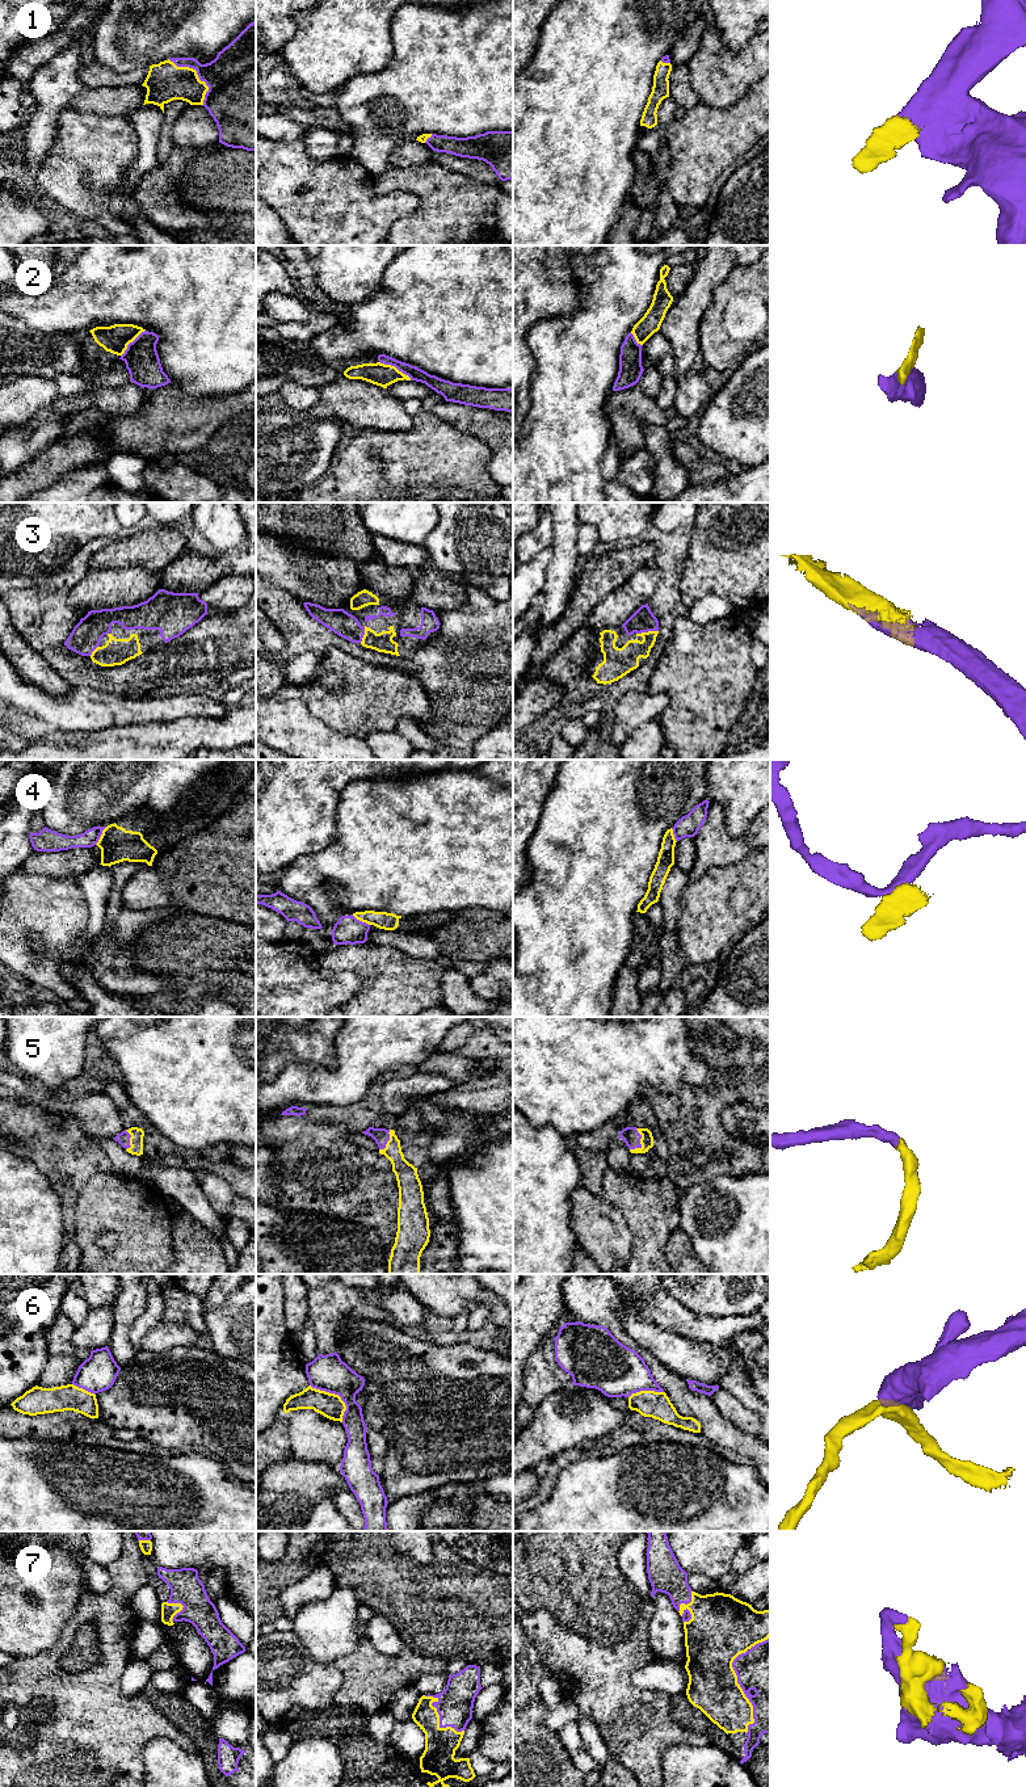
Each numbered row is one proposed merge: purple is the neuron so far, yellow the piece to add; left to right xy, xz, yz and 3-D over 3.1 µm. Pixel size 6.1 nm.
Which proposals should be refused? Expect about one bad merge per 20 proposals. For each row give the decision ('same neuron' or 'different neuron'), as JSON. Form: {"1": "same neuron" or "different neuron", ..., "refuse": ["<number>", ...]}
{"1": "same neuron", "2": "different neuron", "3": "same neuron", "4": "different neuron", "5": "same neuron", "6": "different neuron", "7": "same neuron", "refuse": ["2", "4", "6"]}

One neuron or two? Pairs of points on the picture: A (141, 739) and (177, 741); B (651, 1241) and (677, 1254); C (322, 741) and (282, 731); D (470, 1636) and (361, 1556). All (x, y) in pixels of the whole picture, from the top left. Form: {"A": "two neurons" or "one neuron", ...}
{"A": "one neuron", "B": "two neurons", "C": "one neuron", "D": "one neuron"}

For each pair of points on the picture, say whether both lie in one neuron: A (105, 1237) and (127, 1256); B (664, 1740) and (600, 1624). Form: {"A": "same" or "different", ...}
{"A": "different", "B": "different"}

